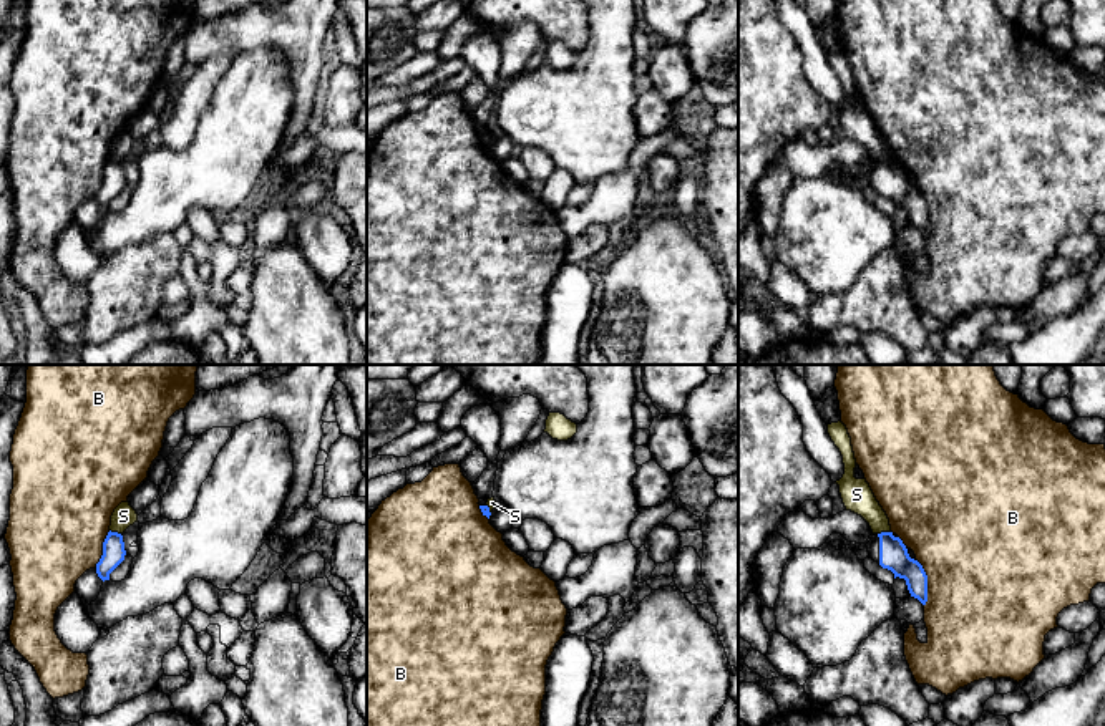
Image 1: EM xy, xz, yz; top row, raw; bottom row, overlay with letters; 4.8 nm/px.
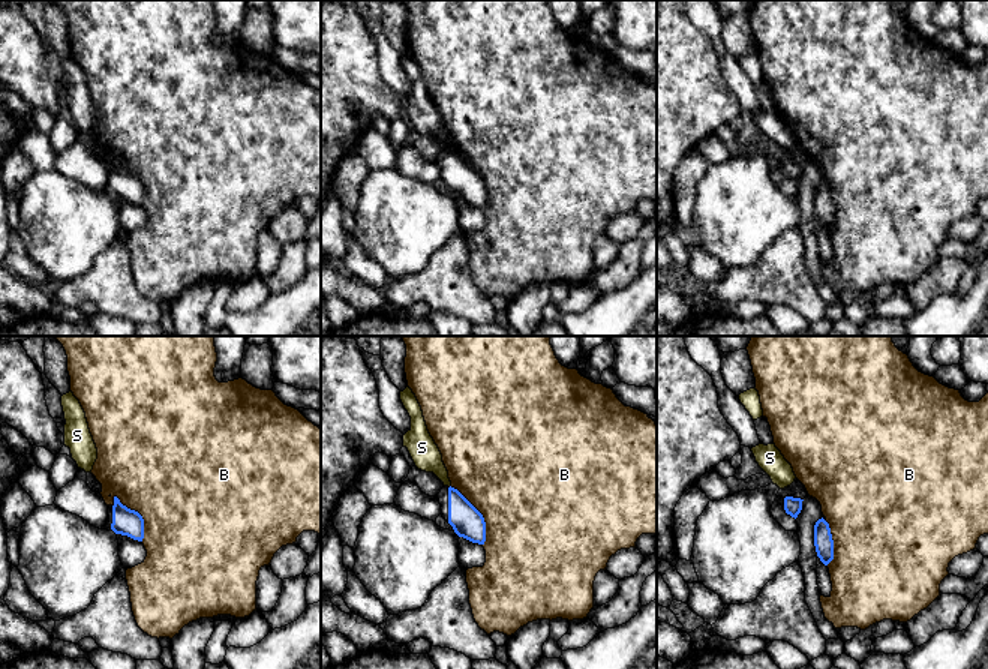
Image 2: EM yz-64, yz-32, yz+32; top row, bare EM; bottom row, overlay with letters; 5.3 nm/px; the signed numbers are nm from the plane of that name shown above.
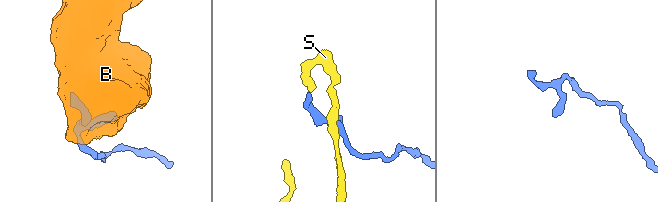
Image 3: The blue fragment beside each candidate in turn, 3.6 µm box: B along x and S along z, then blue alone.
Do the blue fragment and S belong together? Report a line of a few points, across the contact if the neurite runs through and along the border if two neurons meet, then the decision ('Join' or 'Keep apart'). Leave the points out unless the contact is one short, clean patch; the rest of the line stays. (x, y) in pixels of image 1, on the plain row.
Line: yz (890, 159), (878, 163). Keep apart

